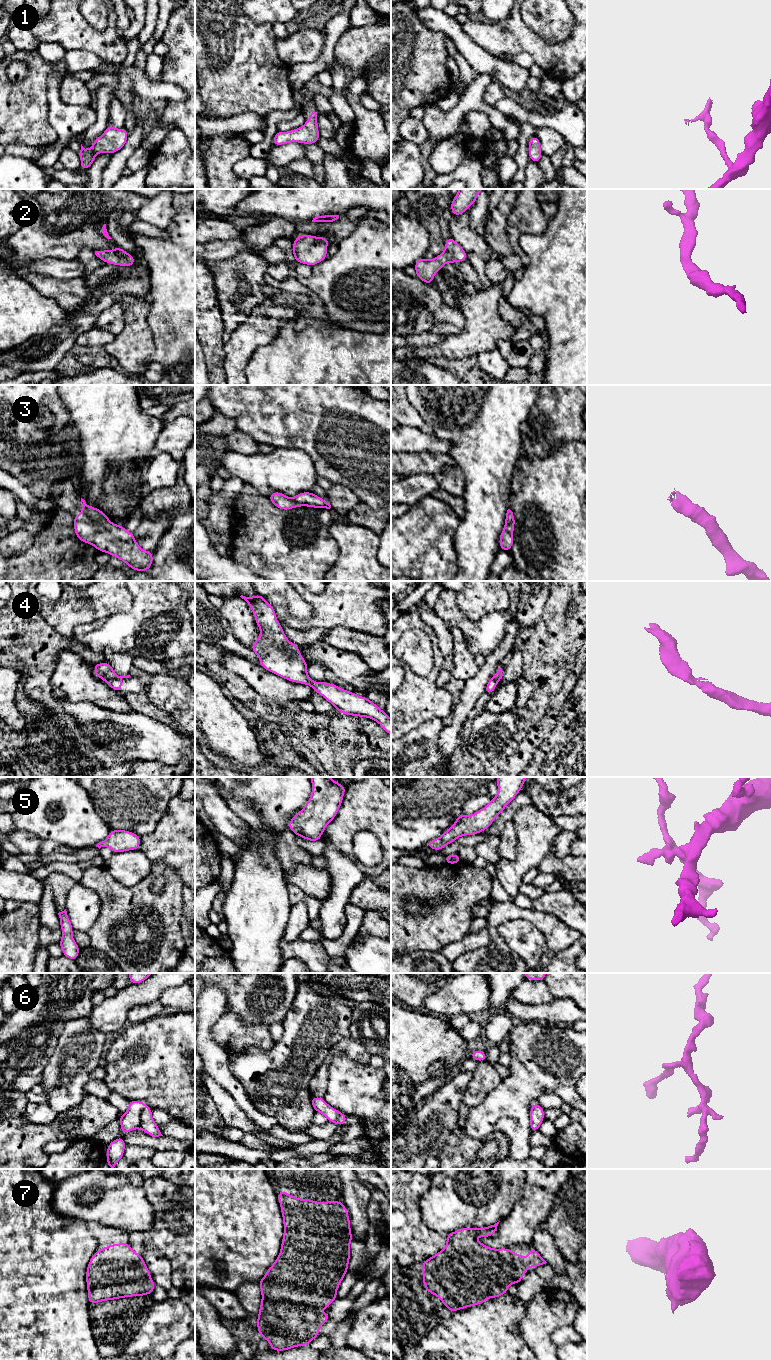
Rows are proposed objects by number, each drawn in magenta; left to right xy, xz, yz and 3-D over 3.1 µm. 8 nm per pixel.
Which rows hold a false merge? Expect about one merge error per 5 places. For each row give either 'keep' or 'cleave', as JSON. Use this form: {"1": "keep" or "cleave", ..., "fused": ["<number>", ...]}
{"1": "keep", "2": "keep", "3": "keep", "4": "keep", "5": "keep", "6": "cleave", "7": "keep", "fused": ["6"]}

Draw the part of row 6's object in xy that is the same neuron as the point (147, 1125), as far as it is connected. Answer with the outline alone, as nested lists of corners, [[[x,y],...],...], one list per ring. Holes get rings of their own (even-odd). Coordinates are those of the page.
[[[146,1106],[140,1115],[141,1124],[140,1129],[152,1137],[163,1136],[160,1132],[159,1126],[154,1122],[152,1118],[152,1110],[149,1106]]]

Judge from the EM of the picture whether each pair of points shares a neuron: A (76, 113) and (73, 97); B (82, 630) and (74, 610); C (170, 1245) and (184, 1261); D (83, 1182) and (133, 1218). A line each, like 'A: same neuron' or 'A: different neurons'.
A: different neurons
B: different neurons
C: same neuron
D: same neuron

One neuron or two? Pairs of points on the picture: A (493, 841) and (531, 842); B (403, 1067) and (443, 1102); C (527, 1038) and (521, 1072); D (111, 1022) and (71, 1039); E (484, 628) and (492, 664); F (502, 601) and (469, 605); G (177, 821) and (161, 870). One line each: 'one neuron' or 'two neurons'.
A: two neurons
B: two neurons
C: one neuron
D: two neurons
E: two neurons
F: one neuron
G: two neurons

